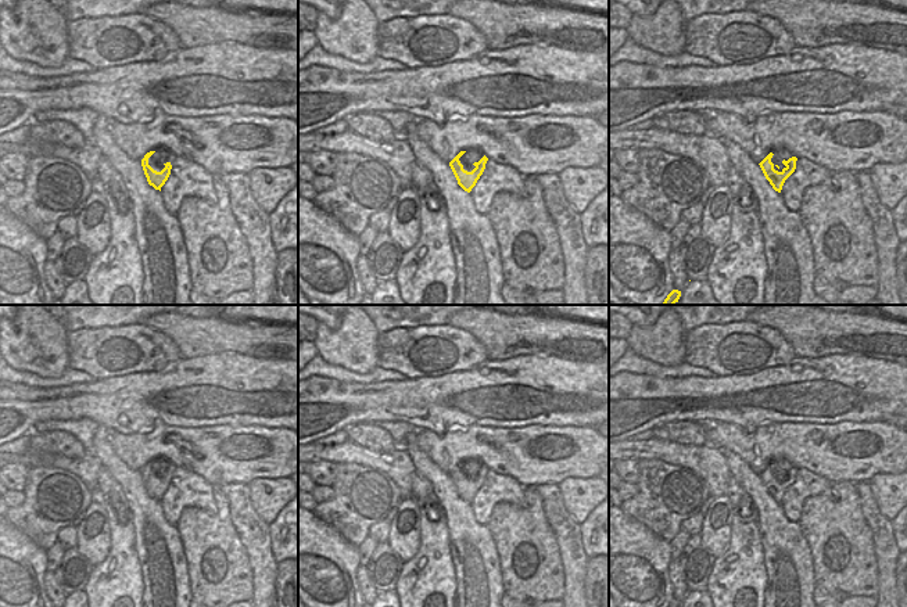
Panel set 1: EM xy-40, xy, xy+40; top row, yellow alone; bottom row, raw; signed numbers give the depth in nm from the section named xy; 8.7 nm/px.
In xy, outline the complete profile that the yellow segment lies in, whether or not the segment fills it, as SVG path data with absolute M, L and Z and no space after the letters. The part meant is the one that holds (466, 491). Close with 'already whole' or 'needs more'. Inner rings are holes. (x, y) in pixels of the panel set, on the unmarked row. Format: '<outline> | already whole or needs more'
M460 461L449 477L458 491L458 495L467 503L476 496L485 480L488 468L484 464L474 466L472 461Z | needs more

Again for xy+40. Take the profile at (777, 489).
M770 463L759 475L772 499L781 503L785 491L796 480L796 471L796 467L788 468L784 464L774 466Z | needs more

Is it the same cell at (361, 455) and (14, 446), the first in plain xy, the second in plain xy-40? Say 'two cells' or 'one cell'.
two cells

